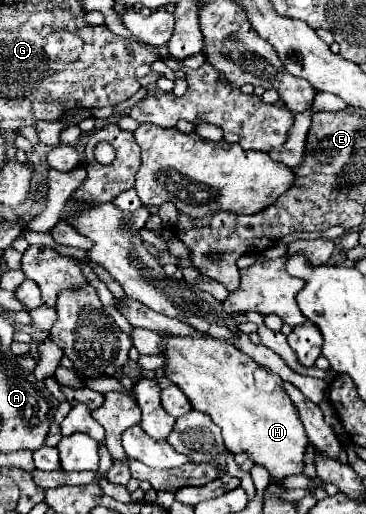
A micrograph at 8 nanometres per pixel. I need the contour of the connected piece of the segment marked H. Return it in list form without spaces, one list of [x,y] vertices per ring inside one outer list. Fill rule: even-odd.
[[[166,336],[164,342],[164,356],[168,358],[166,376],[182,388],[194,410],[208,414],[220,426],[228,452],[246,454],[256,466],[266,468],[272,484],[304,472],[304,454],[310,444],[280,376],[256,364],[226,340],[180,340],[180,336]]]

